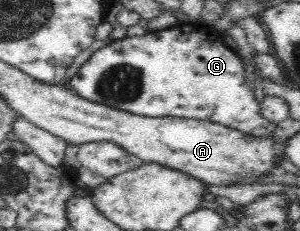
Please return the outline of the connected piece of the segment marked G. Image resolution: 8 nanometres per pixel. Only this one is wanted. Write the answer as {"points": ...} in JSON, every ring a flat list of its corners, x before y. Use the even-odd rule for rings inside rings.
{"points":[[183,22,171,28,143,37,125,37,113,40,110,45,98,49,71,78,67,84,85,100,101,103,129,114,143,117,201,119,239,130,247,136,269,136,277,132,278,124,265,118,260,112,254,88,247,84,245,65,238,52,223,41,223,34,213,26,199,22]]}

